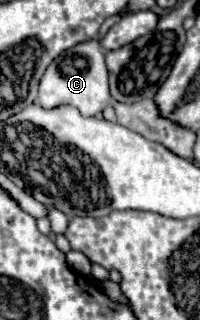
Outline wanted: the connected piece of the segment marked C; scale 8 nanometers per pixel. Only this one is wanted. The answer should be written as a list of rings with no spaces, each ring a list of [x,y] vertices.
[[[84,41],[64,51],[60,57],[52,61],[52,65],[46,69],[40,81],[38,105],[44,109],[70,105],[70,107],[76,107],[84,117],[96,117],[110,103],[112,103],[112,97],[108,91],[108,71],[104,63],[104,51],[98,41]]]

